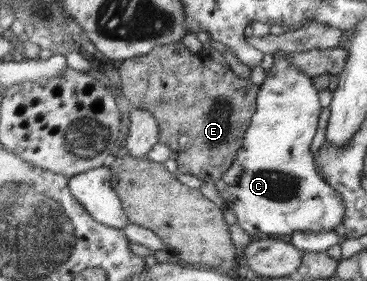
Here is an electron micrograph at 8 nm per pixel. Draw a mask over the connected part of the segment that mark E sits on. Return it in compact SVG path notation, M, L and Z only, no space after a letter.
M182 42L157 46L147 55L122 61L119 73L122 77L120 93L130 100L135 109L149 111L160 124L160 142L167 144L172 153L170 159L178 164L182 173L189 173L205 183L216 183L236 160L244 145L246 131L258 109L258 85L239 77L228 65L213 61L203 49L192 53Z

